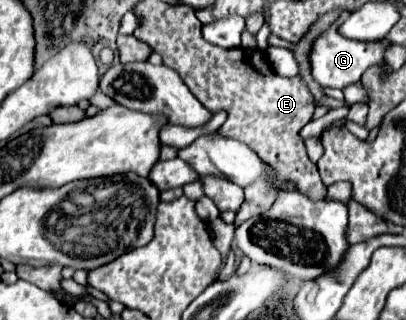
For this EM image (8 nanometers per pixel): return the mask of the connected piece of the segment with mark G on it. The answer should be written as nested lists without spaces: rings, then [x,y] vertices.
[[[334,28],[322,32],[310,50],[310,68],[312,68],[312,78],[320,84],[320,86],[330,86],[330,88],[340,88],[344,90],[346,86],[352,86],[360,80],[360,76],[364,74],[366,68],[370,68],[372,64],[380,64],[382,62],[382,54],[384,48],[388,46],[388,40],[380,40],[380,42],[358,42],[358,40],[348,40],[344,36],[340,36]]]

